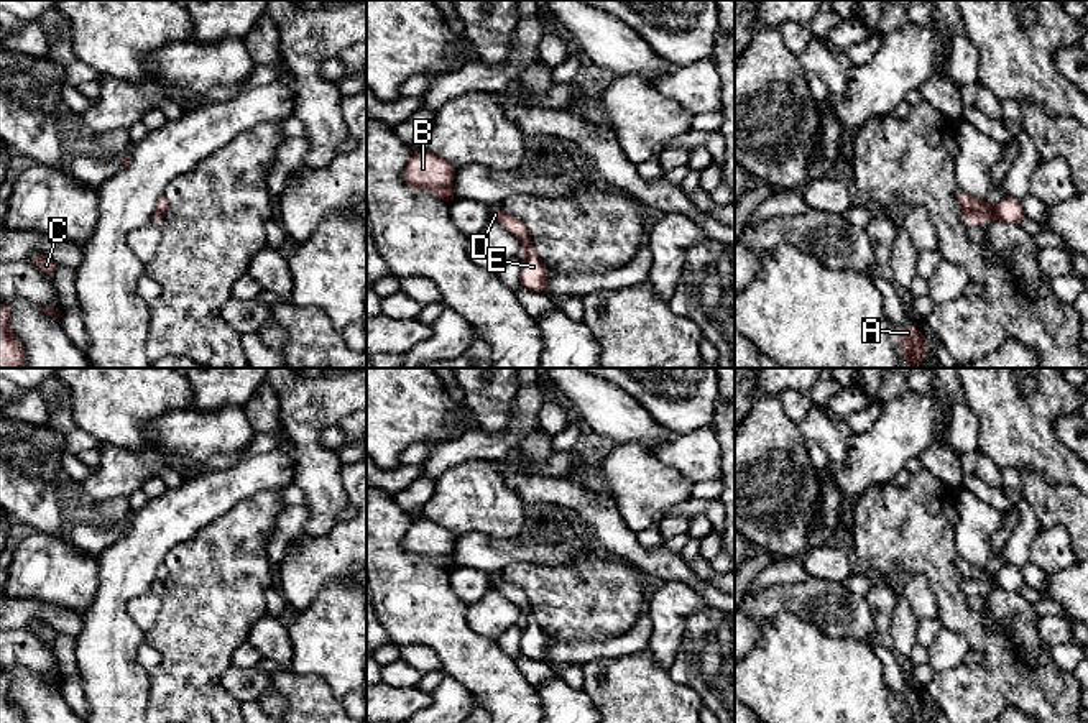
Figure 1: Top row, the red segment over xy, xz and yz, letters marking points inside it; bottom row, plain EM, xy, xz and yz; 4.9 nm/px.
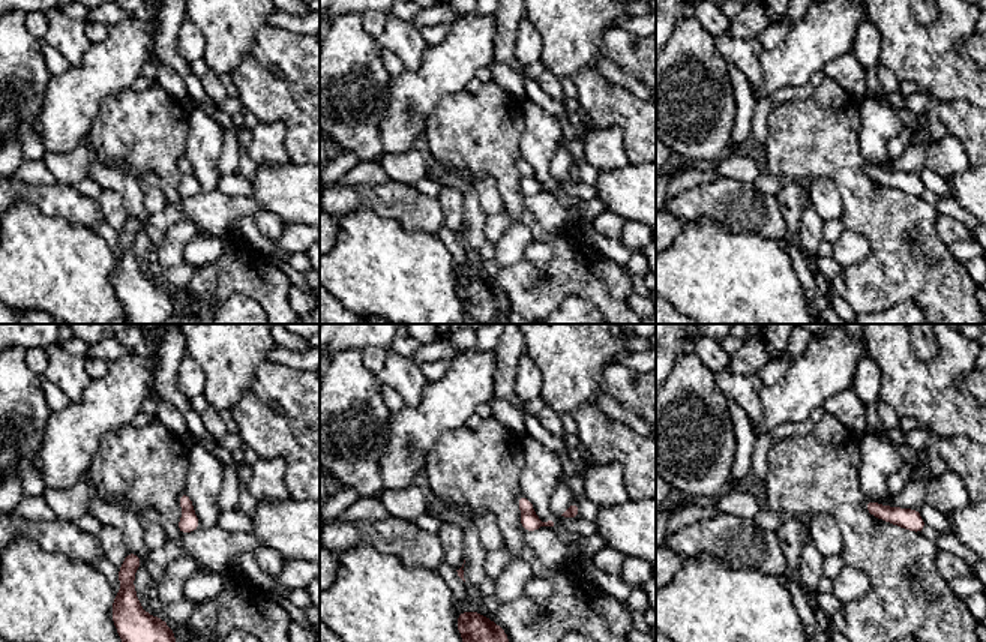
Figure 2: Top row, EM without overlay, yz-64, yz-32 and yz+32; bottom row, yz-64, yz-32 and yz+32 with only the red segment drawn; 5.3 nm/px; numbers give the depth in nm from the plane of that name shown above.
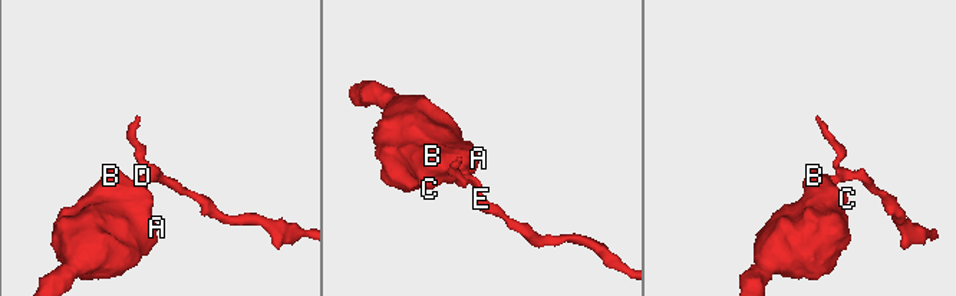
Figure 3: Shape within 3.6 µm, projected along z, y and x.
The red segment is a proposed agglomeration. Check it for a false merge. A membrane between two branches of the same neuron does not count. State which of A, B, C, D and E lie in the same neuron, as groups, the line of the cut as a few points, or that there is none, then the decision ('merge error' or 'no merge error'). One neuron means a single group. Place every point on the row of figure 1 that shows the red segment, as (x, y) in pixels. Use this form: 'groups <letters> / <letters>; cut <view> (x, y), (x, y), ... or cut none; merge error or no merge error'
groups A B C D / E; cut yz (963, 209), (986, 212), (993, 219); merge error

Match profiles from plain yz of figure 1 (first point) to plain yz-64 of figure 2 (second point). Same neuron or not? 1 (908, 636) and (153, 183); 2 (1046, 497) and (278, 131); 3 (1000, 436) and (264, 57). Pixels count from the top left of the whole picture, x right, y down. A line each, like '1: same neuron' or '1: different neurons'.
1: different neurons
2: different neurons
3: different neurons

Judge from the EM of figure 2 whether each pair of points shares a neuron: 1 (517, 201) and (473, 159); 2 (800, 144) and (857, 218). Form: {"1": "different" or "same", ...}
{"1": "same", "2": "same"}

